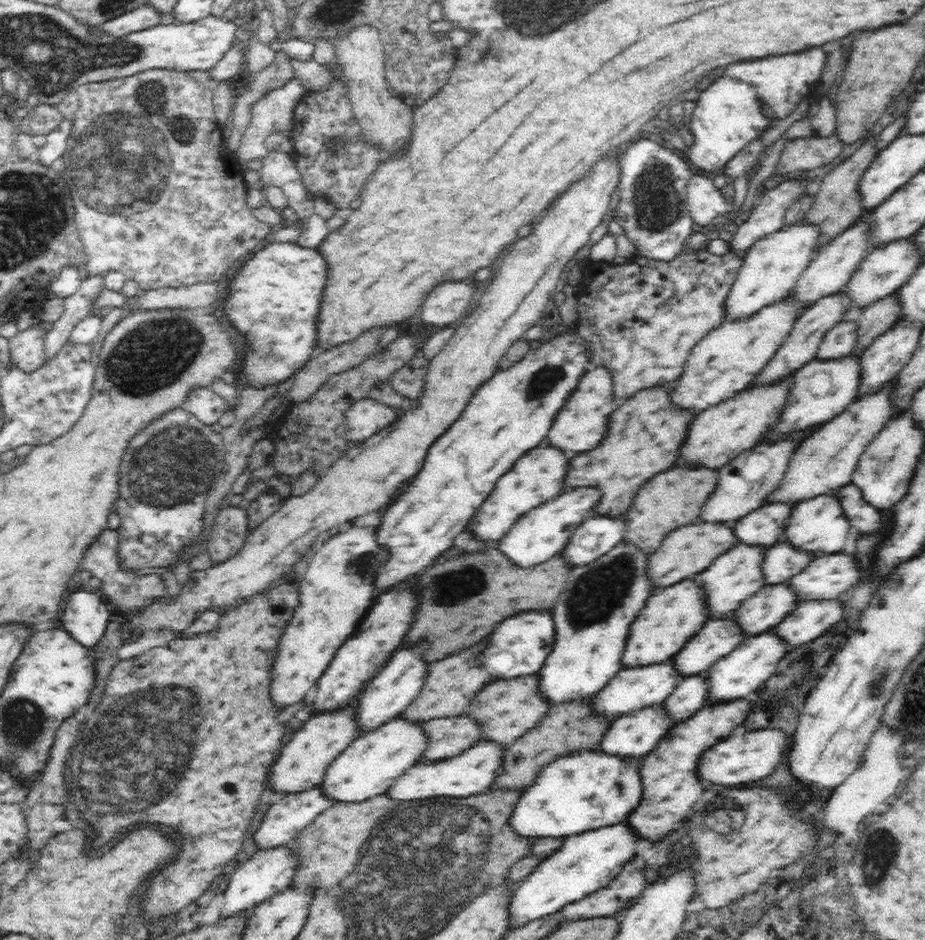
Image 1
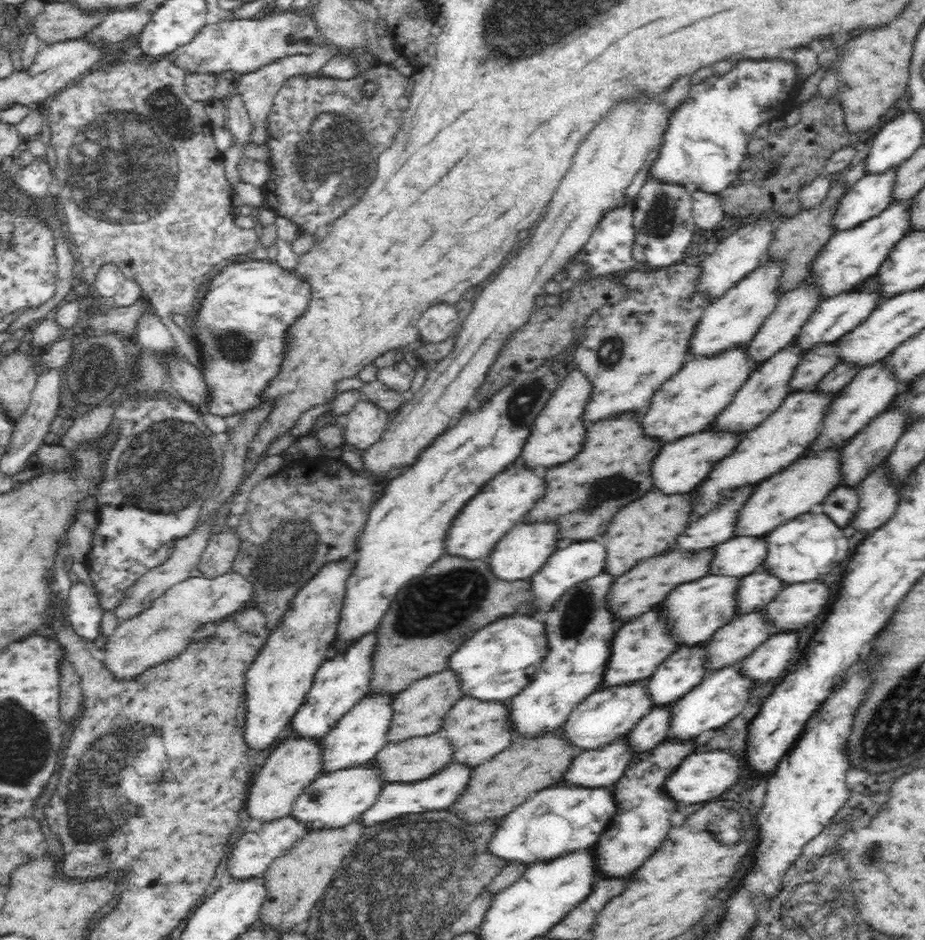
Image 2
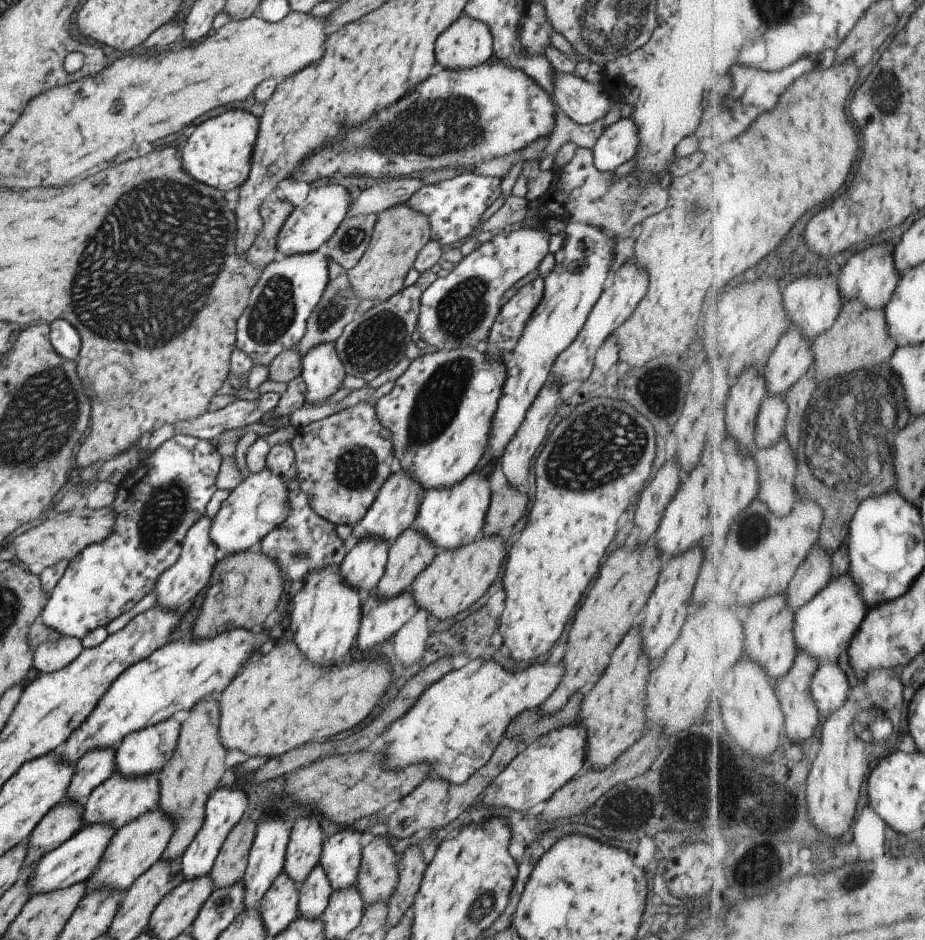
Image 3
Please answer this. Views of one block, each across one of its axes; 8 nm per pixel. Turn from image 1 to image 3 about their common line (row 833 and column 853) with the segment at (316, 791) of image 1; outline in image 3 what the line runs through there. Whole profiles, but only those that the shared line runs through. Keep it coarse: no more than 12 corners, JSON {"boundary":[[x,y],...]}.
{"boundary":[[895,244],[871,245],[839,271],[844,302],[884,308],[900,287]]}

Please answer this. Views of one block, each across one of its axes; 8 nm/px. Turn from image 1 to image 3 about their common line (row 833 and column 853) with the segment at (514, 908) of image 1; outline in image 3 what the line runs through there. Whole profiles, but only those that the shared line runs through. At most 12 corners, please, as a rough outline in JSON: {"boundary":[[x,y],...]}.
{"boundary":[[853,576],[797,611],[797,646],[821,662],[848,652],[869,604]]}

